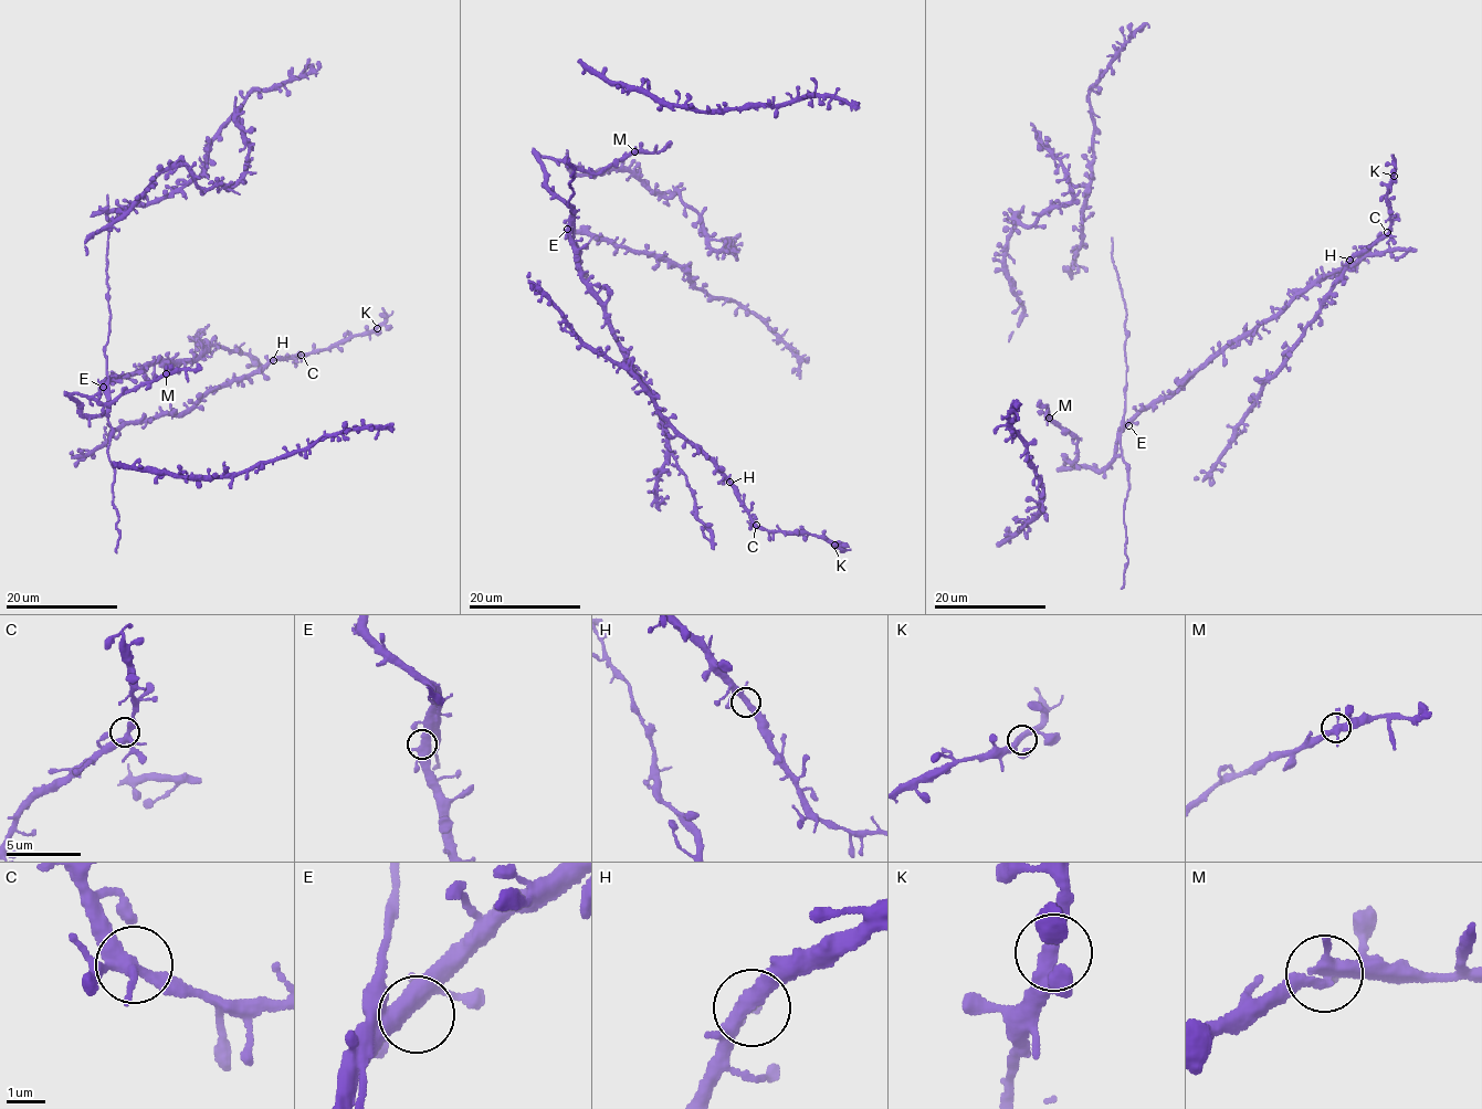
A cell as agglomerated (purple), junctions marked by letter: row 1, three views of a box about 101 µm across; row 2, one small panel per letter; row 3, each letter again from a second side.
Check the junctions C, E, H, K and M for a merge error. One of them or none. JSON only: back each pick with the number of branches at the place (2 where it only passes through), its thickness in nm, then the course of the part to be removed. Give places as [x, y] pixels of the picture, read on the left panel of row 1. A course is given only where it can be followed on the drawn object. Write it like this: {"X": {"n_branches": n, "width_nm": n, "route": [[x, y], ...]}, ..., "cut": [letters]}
{"cut": []}

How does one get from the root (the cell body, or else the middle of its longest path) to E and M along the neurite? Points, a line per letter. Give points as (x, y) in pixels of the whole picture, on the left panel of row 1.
E: (105, 355), (107, 381), (103, 387)
M: (105, 355), (107, 409), (97, 415), (82, 413), (73, 393), (108, 403), (166, 373)

